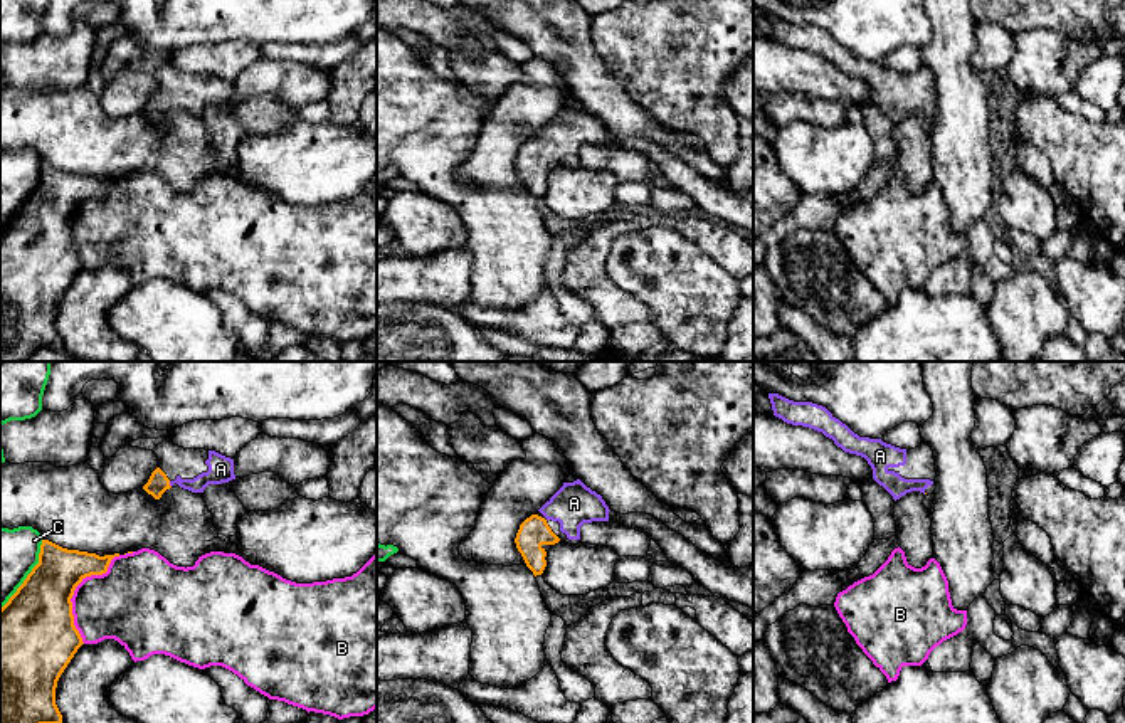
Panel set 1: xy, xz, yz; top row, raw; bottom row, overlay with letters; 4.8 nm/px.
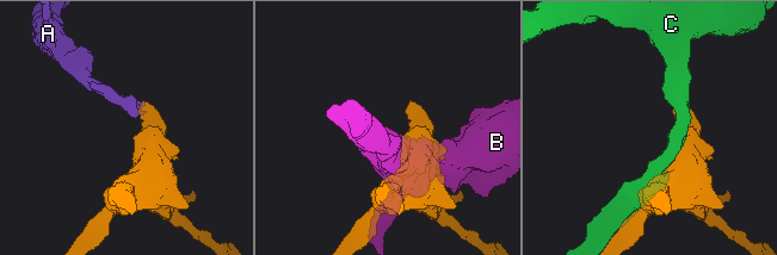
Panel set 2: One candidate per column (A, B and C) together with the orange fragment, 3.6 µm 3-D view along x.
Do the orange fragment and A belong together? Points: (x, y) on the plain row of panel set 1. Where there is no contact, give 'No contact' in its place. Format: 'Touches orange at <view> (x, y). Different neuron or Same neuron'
Touches orange at xy (169, 108). Same neuron

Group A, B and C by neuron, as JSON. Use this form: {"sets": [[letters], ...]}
{"sets": [["A"], ["B"], ["C"]]}

